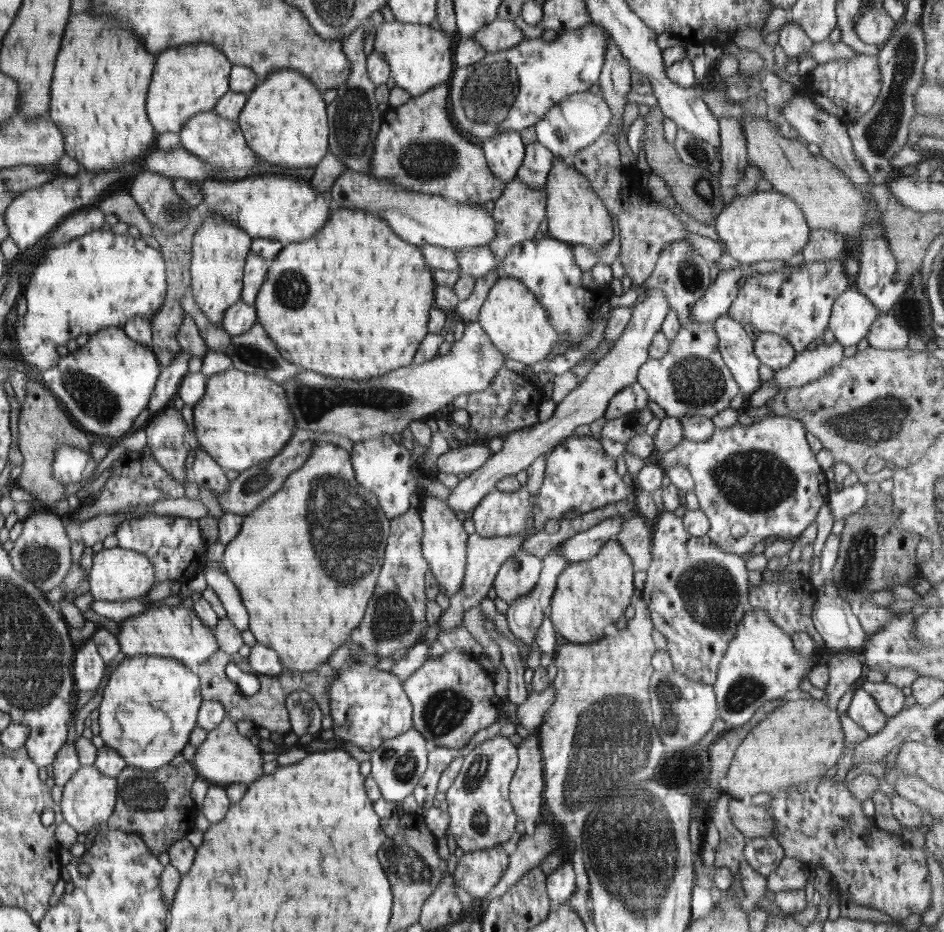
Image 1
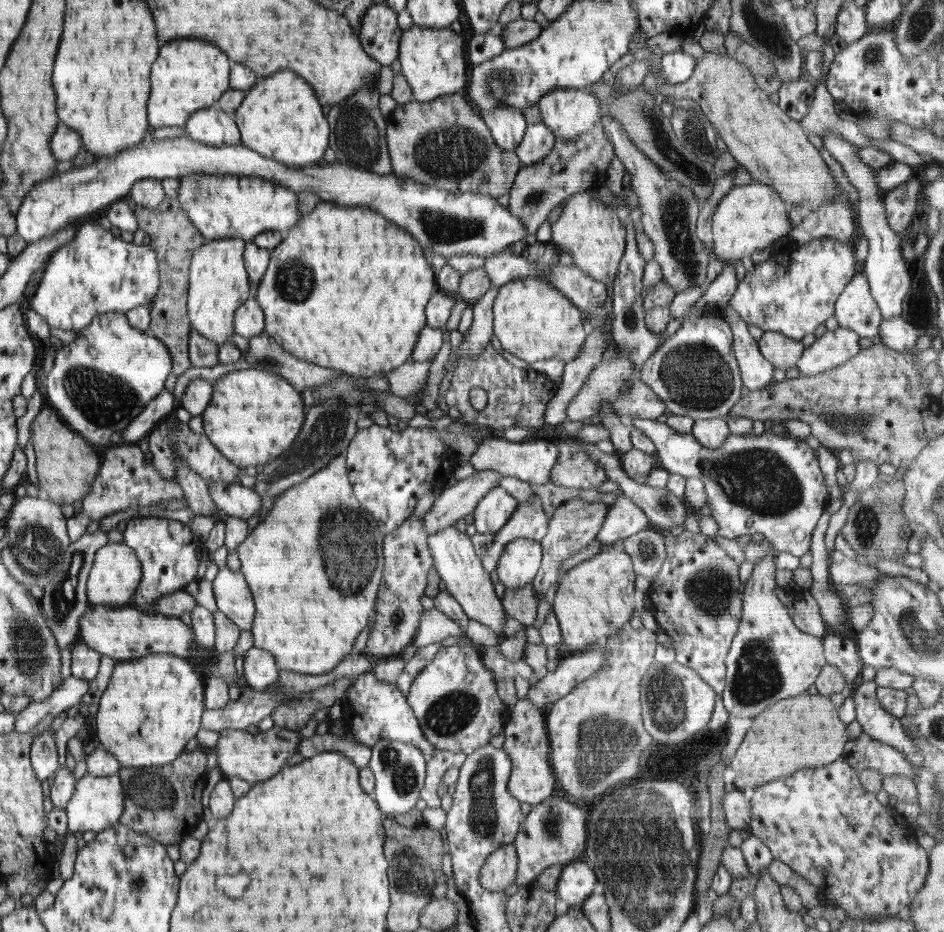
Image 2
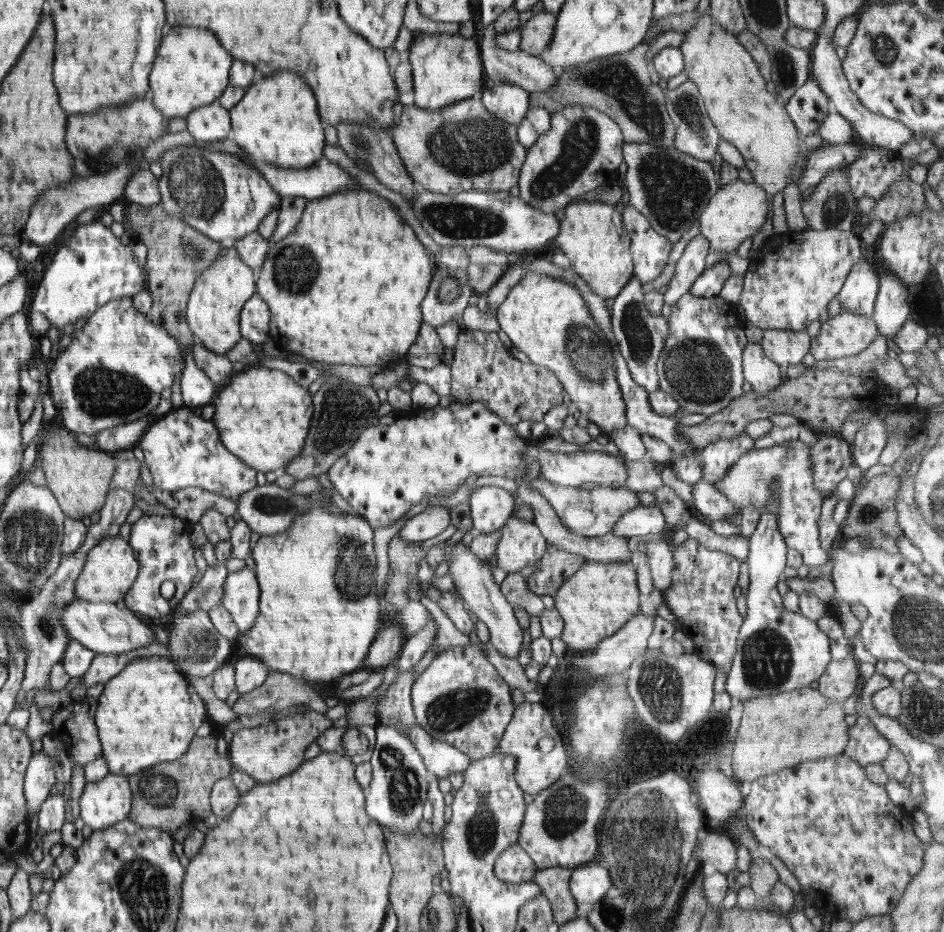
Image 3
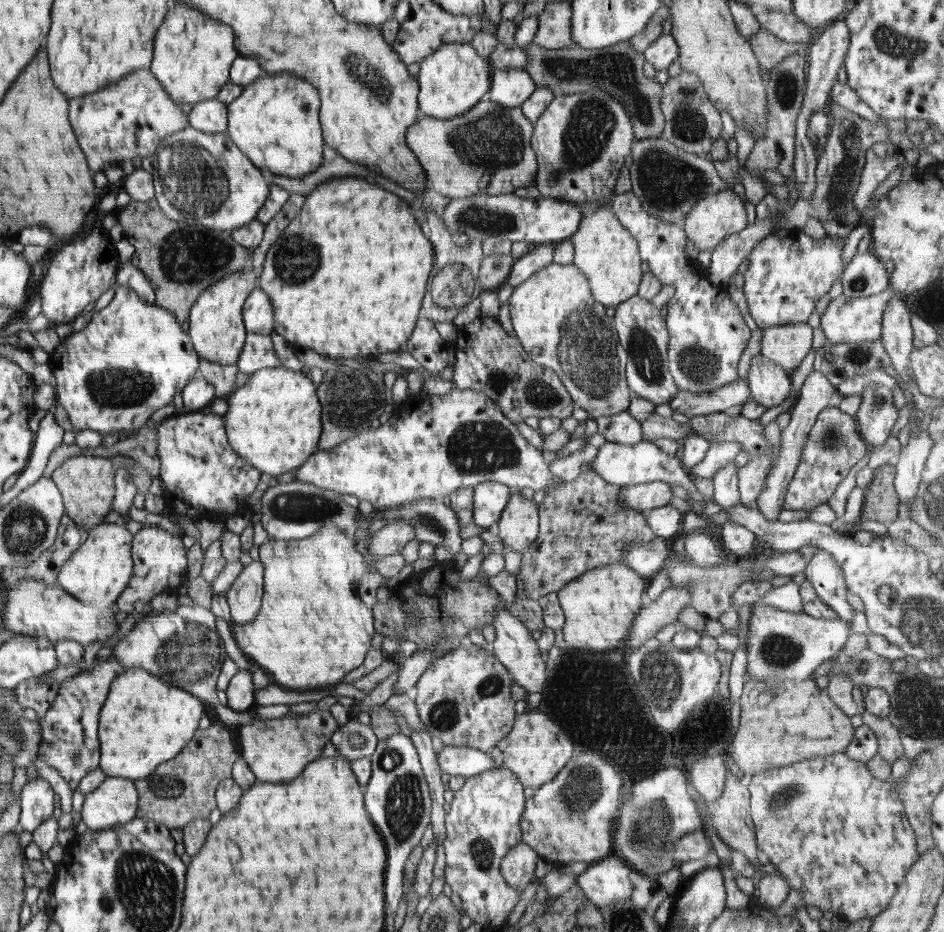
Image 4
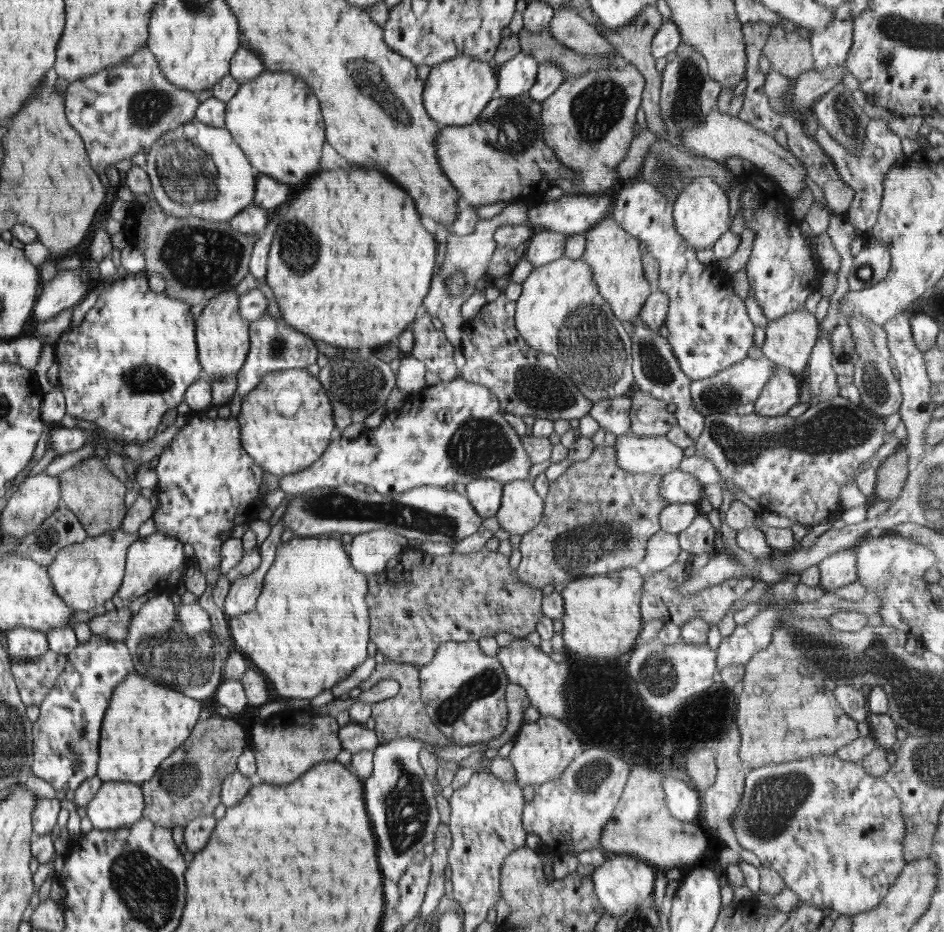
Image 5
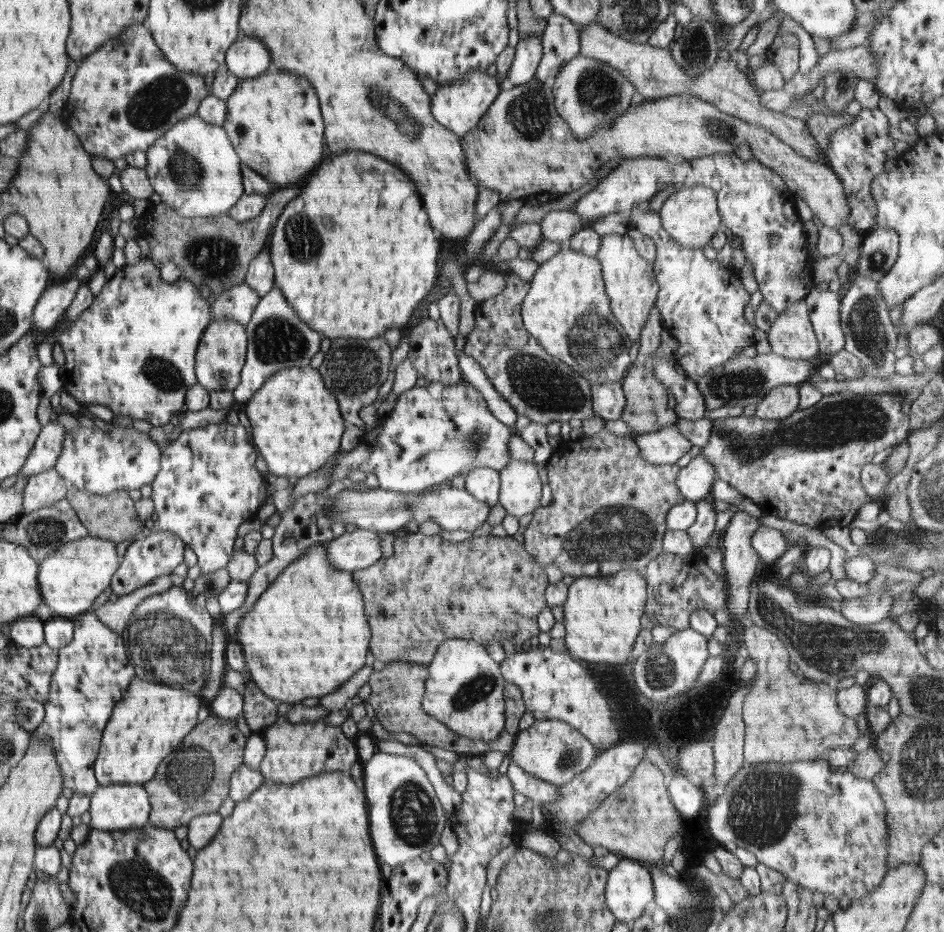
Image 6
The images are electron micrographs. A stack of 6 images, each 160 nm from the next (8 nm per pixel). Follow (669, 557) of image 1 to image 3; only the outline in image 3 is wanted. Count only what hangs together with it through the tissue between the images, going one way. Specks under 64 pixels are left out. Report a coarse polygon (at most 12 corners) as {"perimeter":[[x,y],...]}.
{"perimeter":[[693,538],[663,591],[694,652],[728,674],[743,562]]}

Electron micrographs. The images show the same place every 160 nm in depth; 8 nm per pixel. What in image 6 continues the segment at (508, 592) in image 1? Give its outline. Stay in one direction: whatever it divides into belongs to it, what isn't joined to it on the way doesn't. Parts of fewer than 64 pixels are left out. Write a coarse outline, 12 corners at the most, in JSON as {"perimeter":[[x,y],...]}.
{"perimeter":[[511,459],[499,471],[499,502],[519,519],[541,506],[536,462]]}

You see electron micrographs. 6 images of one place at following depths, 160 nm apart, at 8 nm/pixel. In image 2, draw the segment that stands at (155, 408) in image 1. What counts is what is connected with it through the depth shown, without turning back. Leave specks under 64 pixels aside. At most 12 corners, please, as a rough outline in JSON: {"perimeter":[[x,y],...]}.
{"perimeter":[[162,390],[122,430],[124,442],[136,444],[175,412],[173,392]]}

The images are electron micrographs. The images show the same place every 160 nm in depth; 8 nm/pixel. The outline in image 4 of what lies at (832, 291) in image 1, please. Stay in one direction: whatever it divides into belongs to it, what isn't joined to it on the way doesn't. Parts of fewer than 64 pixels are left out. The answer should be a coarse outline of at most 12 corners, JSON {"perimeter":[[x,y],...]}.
{"perimeter":[[798,228],[756,243],[743,273],[763,331],[807,322],[844,273],[841,242]]}

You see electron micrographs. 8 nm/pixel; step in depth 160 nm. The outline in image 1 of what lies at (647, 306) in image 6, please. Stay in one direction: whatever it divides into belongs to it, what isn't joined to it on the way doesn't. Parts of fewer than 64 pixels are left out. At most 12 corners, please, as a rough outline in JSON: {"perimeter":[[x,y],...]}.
{"perimeter":[[567,159],[548,173],[548,236],[601,256],[616,227]]}

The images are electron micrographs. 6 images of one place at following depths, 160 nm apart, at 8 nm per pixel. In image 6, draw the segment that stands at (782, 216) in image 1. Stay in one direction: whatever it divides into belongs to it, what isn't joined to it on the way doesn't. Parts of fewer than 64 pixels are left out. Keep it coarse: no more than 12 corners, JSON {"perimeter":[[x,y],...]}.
{"perimeter":[[674,192],[659,213],[684,248],[705,247],[723,228],[716,192]]}

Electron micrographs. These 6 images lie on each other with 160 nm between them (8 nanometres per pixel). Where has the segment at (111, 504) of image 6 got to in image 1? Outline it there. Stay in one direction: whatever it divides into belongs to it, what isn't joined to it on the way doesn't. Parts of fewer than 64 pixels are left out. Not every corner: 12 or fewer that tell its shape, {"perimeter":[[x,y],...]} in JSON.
{"perimeter":[[26,379],[19,414],[24,457],[15,482],[56,503],[71,490],[53,478],[64,443],[90,451],[58,400]]}

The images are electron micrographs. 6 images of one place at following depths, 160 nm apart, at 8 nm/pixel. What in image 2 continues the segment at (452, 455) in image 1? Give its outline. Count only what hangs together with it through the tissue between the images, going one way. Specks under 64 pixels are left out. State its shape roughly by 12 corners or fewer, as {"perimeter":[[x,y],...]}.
{"perimeter":[[486,438],[470,456],[495,470],[541,486],[551,482],[555,440]]}

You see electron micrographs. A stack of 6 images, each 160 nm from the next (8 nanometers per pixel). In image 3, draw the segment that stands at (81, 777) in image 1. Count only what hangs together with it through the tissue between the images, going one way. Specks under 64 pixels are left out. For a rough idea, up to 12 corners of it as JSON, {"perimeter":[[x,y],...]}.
{"perimeter":[[127,777],[86,781],[80,818],[93,831],[129,818]]}

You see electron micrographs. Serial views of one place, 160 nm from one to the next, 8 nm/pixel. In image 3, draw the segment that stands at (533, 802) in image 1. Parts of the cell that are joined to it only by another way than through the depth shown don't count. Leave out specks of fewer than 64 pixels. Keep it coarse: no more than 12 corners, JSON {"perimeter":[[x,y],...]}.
{"perimeter":[[544,701],[516,705],[498,748],[524,793],[571,768]]}

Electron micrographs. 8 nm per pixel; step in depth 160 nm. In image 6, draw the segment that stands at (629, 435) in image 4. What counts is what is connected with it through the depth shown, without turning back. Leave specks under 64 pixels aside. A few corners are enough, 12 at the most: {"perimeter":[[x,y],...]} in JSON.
{"perimeter":[[620,382],[591,385],[593,411],[621,418],[626,398]]}

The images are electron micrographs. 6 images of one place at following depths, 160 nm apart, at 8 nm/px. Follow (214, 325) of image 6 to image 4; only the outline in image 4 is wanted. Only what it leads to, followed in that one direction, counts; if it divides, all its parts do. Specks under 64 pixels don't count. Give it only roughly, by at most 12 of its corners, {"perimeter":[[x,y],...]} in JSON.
{"perimeter":[[256,273],[207,286],[188,334],[208,362],[237,364],[247,335],[243,306]]}

